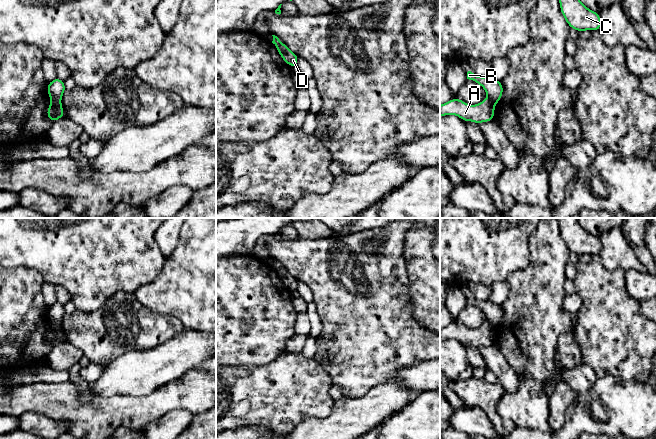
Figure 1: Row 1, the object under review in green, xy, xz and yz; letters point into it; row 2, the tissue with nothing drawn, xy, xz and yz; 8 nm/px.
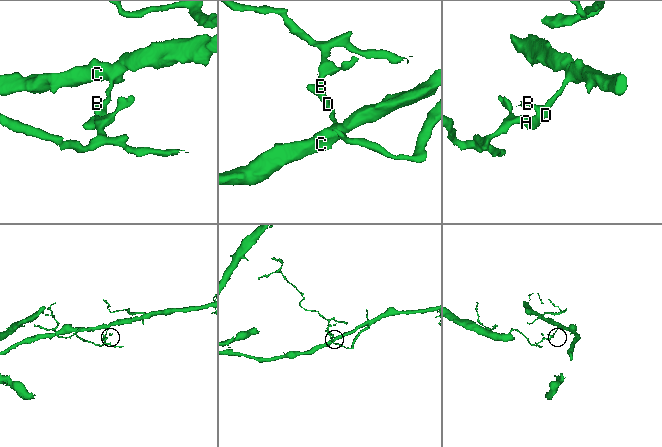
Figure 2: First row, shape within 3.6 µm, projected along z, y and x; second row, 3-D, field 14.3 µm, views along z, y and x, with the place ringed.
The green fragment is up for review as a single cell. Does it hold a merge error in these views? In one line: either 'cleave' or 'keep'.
cleave

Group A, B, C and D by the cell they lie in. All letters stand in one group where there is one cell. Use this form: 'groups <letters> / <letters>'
groups A / B C D

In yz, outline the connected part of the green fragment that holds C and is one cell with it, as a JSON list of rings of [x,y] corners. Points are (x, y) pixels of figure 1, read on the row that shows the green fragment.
[[[559,0],[559,3],[561,13],[570,28],[579,33],[585,30],[600,30],[600,14],[588,9],[580,0]]]

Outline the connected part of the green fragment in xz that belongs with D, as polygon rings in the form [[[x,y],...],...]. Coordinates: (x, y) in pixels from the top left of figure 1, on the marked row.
[[[284,43],[276,45],[276,49],[282,59],[292,68],[298,64],[298,56],[293,53]]]

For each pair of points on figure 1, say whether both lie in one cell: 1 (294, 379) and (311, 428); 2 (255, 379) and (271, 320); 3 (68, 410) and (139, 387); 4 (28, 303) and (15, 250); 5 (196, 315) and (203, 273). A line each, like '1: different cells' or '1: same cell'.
1: different cells
2: different cells
3: different cells
4: different cells
5: same cell

